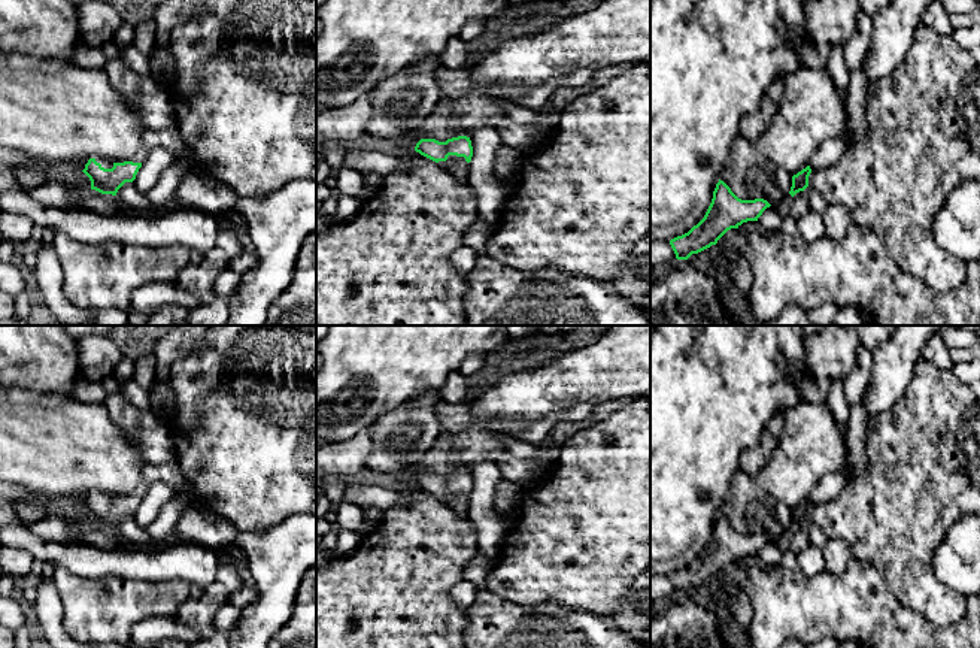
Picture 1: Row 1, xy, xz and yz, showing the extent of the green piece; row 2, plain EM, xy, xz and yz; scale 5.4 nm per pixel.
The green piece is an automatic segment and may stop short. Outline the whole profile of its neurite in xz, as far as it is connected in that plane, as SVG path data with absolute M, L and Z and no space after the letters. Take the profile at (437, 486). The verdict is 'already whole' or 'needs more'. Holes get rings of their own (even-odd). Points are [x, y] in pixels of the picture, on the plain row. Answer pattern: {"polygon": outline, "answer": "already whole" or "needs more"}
{"polygon": "M458 470L447 473L446 476L439 476L436 473L421 473L415 485L421 490L436 496L443 503L447 503L450 497L455 496L471 496L473 481L467 470Z", "answer": "needs more"}

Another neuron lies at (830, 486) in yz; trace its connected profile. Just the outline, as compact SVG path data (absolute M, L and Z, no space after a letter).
M846 463L838 472L825 475L816 484L810 494L810 503L826 503L835 499L850 479L850 466Z

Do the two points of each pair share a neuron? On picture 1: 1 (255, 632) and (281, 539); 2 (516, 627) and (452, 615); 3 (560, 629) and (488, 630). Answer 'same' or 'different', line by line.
1: same
2: different
3: same

